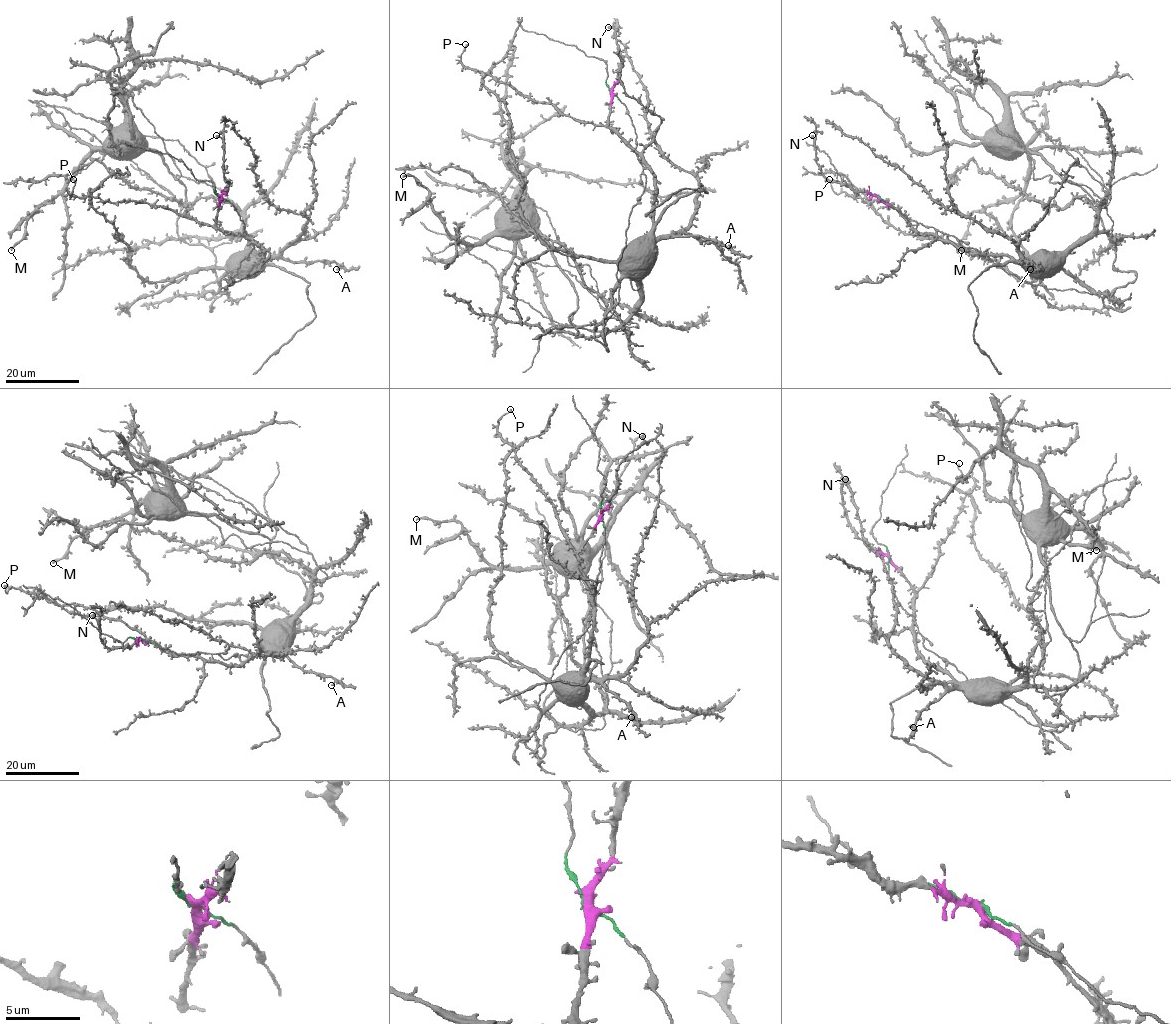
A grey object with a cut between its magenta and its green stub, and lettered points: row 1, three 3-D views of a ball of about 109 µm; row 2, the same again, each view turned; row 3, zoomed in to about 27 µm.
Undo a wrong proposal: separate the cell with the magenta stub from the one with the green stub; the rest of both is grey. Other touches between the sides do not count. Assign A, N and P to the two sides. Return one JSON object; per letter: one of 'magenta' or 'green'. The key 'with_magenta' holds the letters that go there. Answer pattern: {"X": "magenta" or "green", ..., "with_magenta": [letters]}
{"A": "magenta", "N": "magenta", "P": "magenta", "with_magenta": ["A", "N", "P"]}

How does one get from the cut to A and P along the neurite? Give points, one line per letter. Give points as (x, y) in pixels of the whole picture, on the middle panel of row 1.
A: (610, 92), (609, 126), (640, 156), (653, 175), (654, 234), (656, 237), (715, 238), (728, 245)
P: (610, 92), (609, 121), (579, 121), (467, 68), (461, 61), (465, 44)

